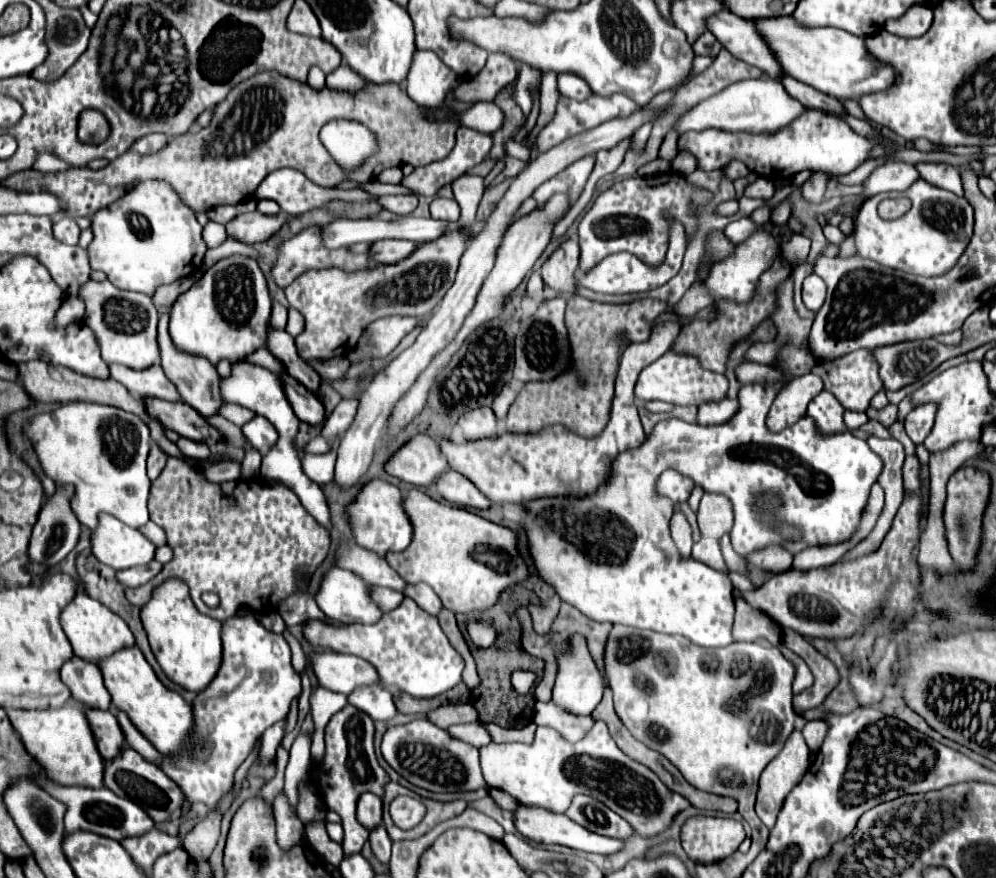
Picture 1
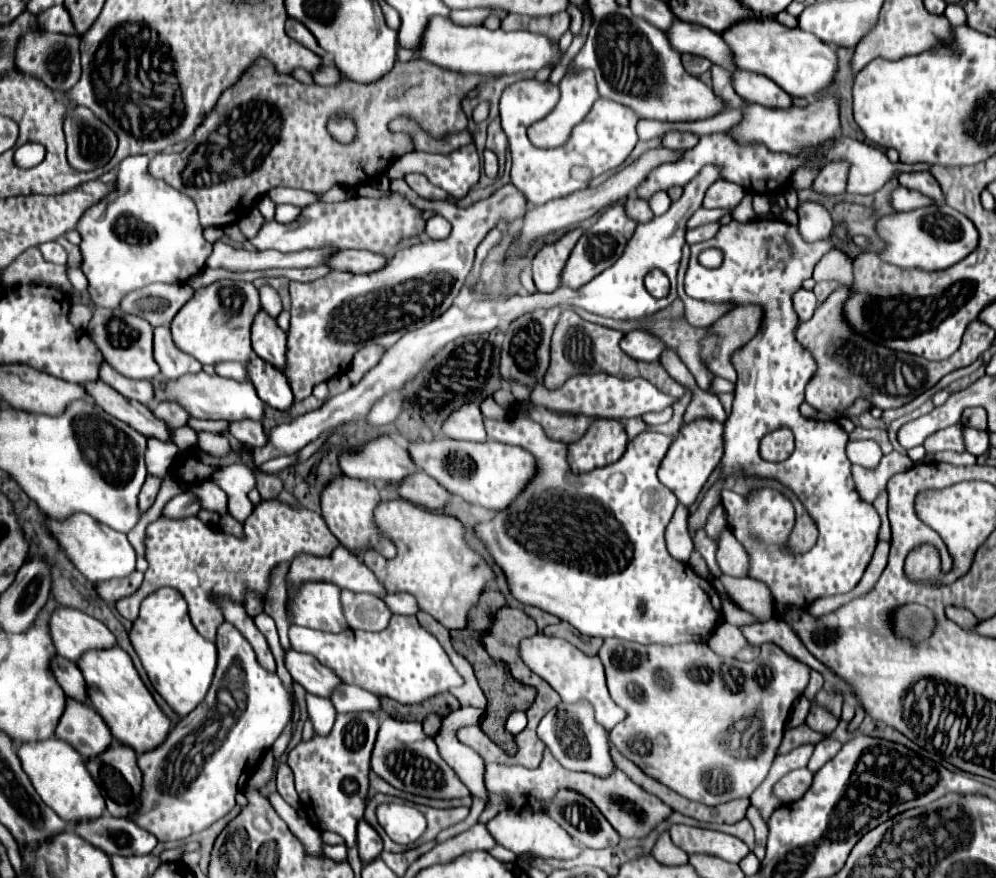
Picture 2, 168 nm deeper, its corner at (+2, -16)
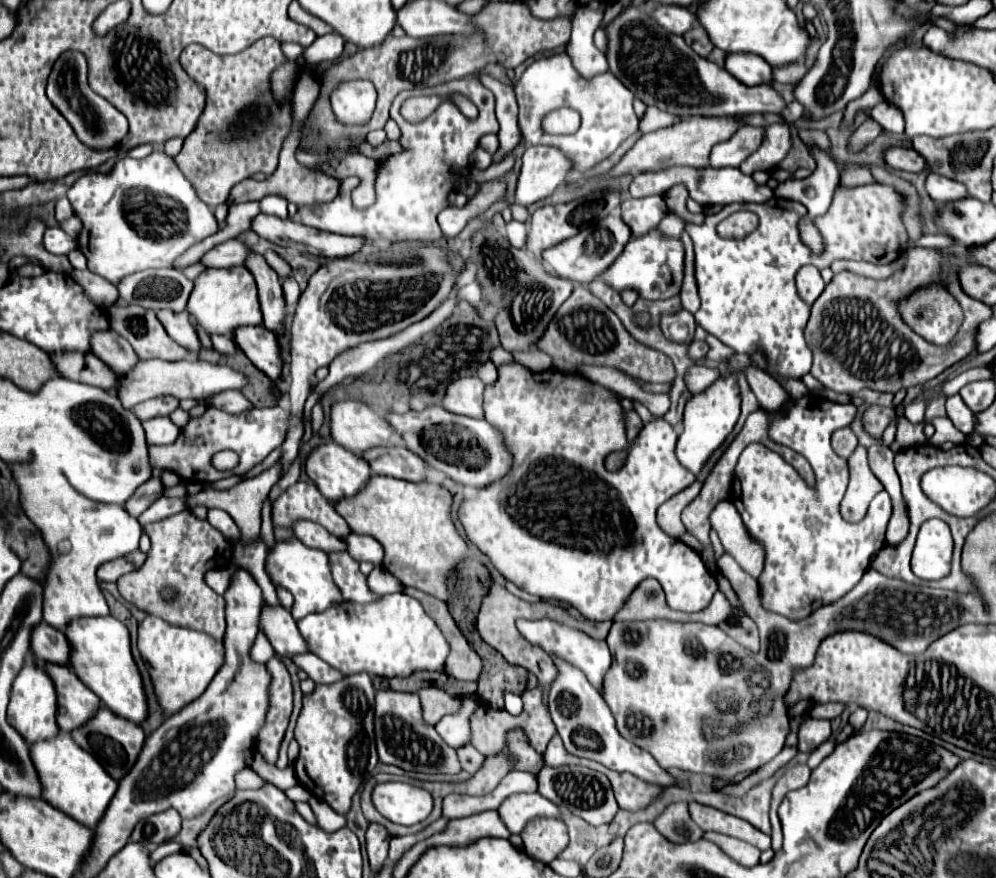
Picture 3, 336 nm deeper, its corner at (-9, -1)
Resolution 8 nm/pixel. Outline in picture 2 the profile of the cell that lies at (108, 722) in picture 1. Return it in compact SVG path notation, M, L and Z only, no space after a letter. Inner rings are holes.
M65 700L65 712L57 724L55 736L75 744L83 758L101 754L113 742L103 718L91 708L91 704L79 704L79 700Z

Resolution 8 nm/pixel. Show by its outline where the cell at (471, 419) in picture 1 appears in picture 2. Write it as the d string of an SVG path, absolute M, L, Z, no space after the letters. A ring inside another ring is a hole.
M467 402L461 404L451 416L443 422L443 434L455 440L471 440L471 442L485 442L487 434L483 428L483 414L479 404Z

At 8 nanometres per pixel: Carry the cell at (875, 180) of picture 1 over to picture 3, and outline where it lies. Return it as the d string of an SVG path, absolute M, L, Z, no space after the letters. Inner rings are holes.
M930 173L926 177L926 191L936 203L956 201L958 197L966 197L966 187L962 183L942 177L942 175L936 175L936 173Z

